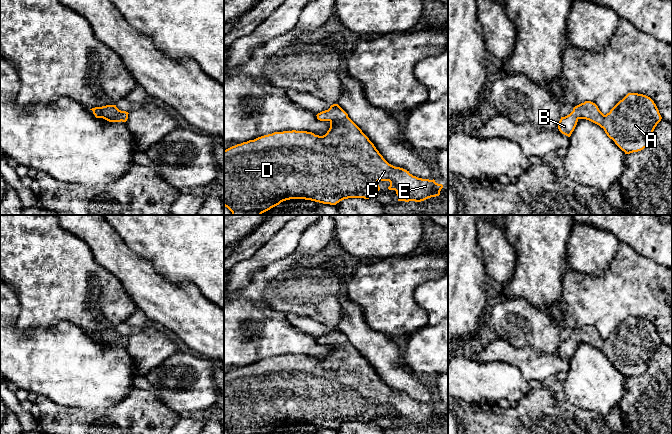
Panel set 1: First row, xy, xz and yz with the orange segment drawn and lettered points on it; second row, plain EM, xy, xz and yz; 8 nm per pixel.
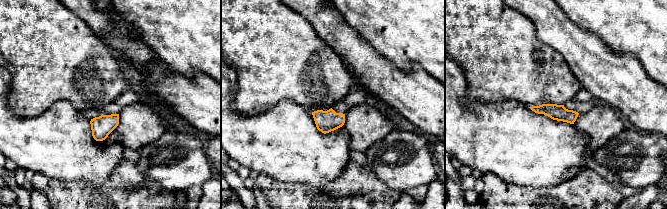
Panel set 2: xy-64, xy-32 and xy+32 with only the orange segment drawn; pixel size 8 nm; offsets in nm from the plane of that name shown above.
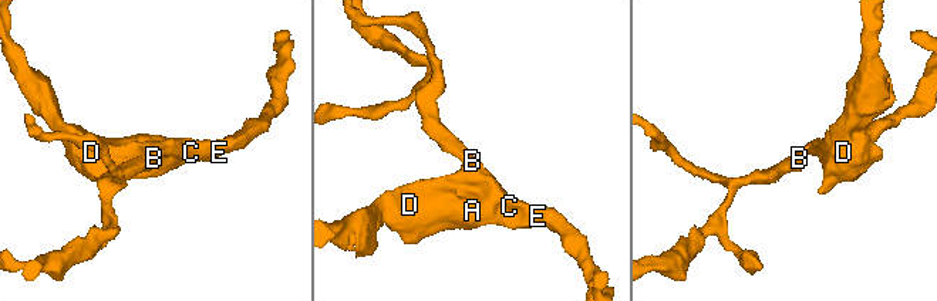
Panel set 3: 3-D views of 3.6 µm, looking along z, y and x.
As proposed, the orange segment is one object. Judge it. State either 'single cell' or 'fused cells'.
single cell

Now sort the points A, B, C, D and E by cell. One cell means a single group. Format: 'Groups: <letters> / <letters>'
Groups: A B C D E

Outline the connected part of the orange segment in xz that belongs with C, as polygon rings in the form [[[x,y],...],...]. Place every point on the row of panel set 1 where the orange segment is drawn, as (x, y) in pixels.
[[[338,105],[318,113],[317,119],[329,121],[330,128],[323,136],[307,131],[283,131],[258,137],[224,150],[224,206],[232,215],[261,215],[281,202],[305,199],[336,205],[348,198],[372,198],[380,190],[379,181],[389,181],[389,190],[395,190],[398,201],[421,202],[440,195],[443,188],[435,180],[413,176],[409,171],[389,164],[362,130]]]

